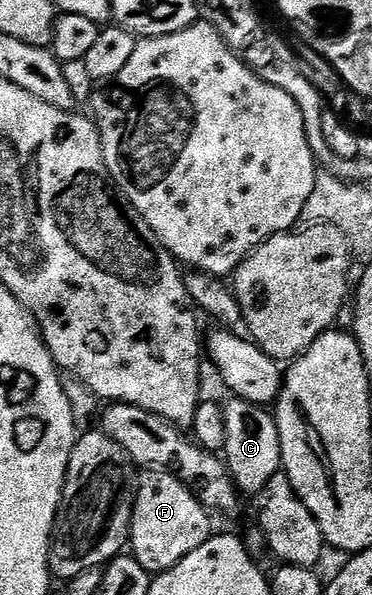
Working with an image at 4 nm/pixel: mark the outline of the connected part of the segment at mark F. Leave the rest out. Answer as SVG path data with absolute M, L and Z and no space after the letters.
M146 469L141 472L134 492L128 547L144 570L157 573L172 569L172 565L188 557L192 549L200 549L200 545L210 539L210 515L202 508L197 497L187 484L175 475L169 475L167 471Z

